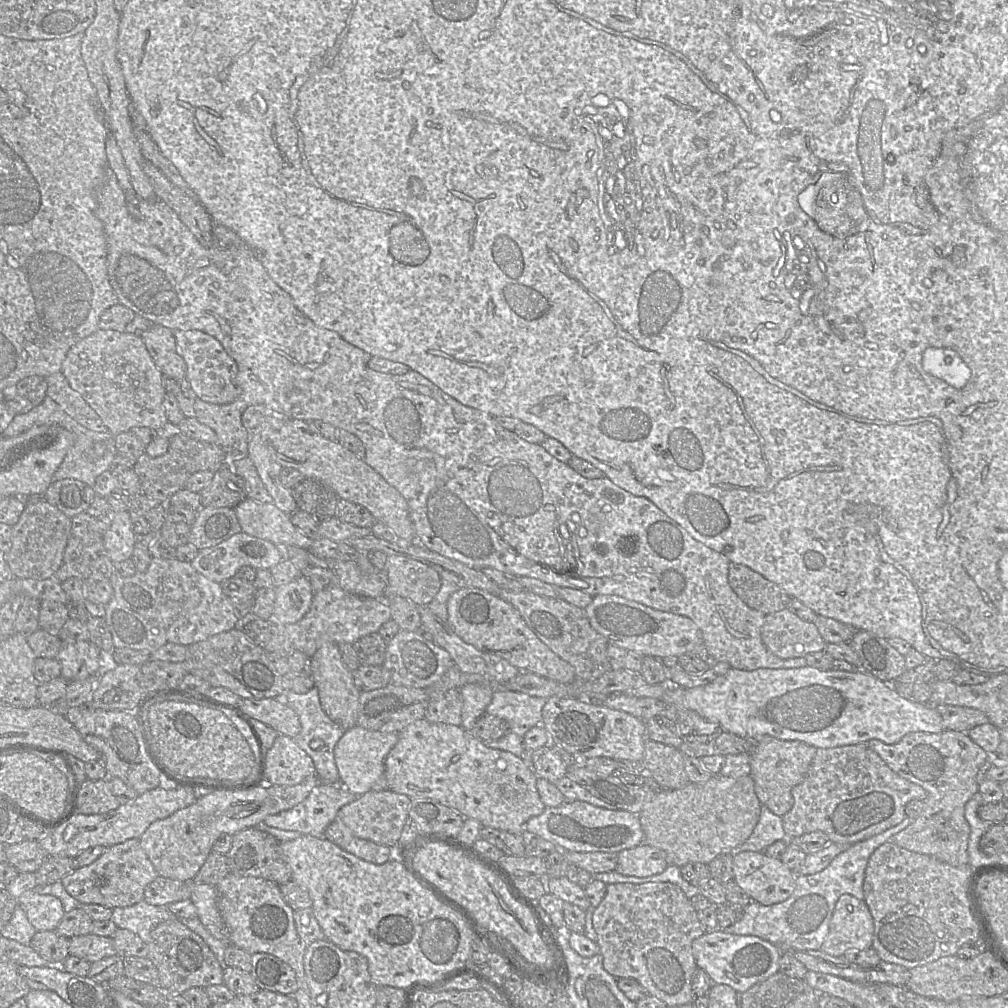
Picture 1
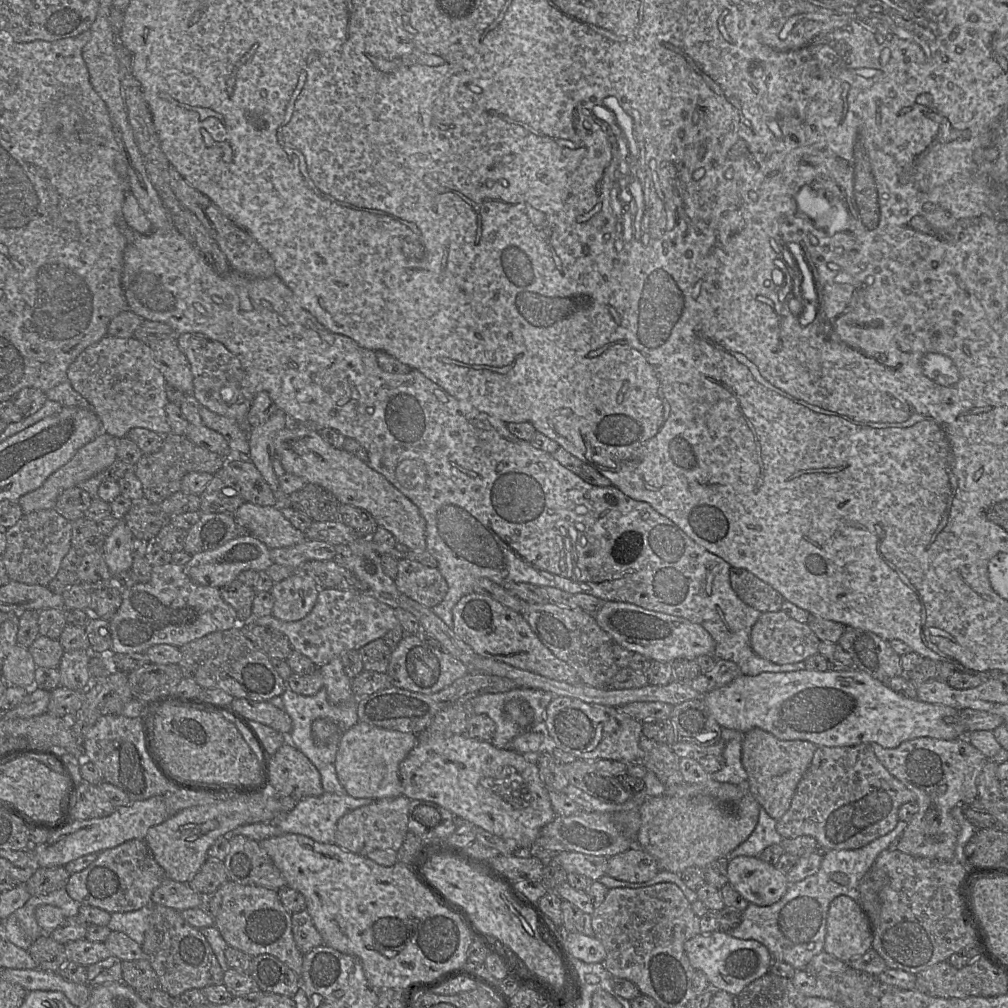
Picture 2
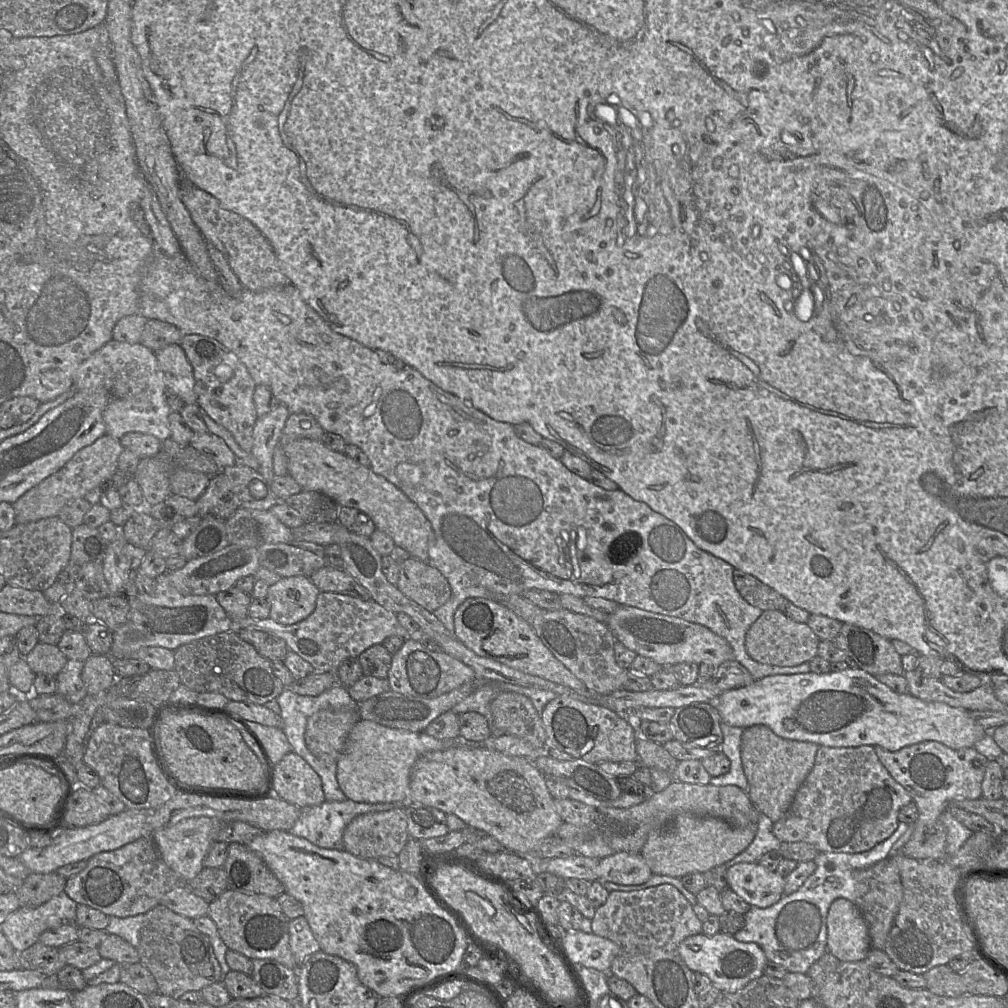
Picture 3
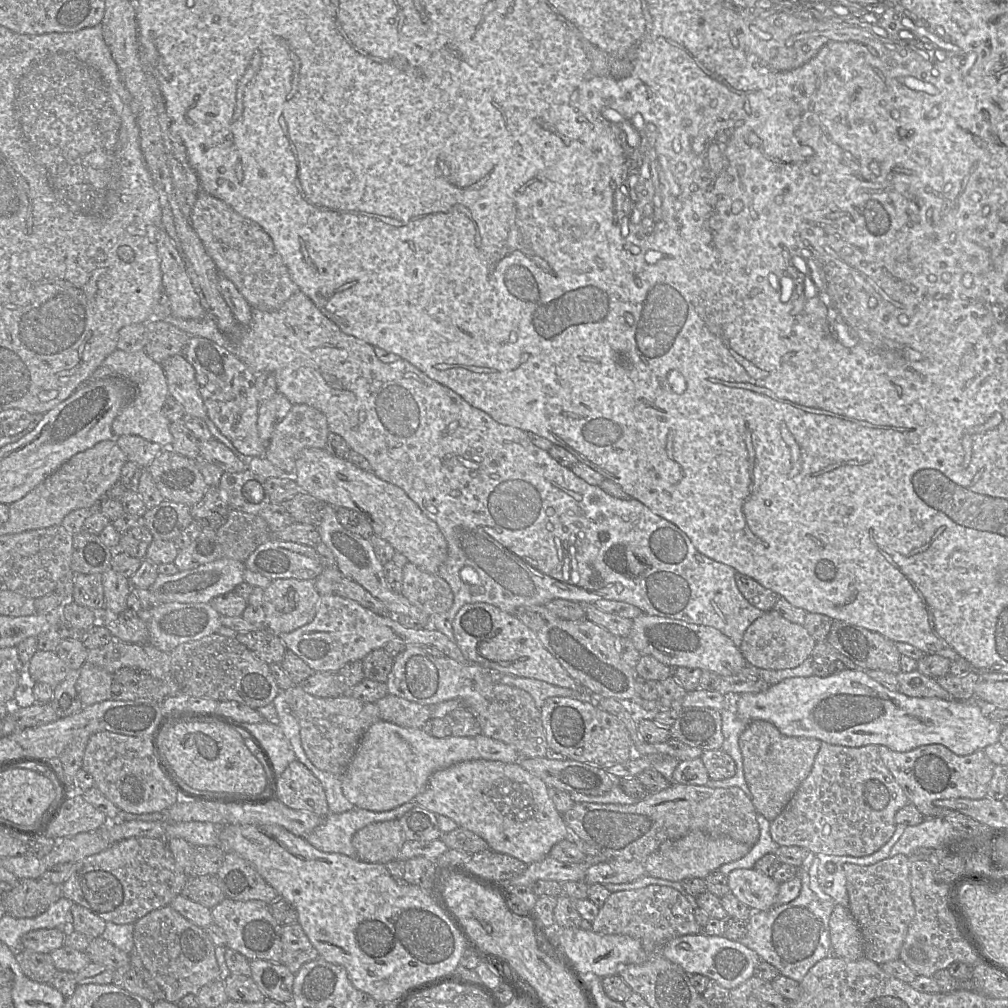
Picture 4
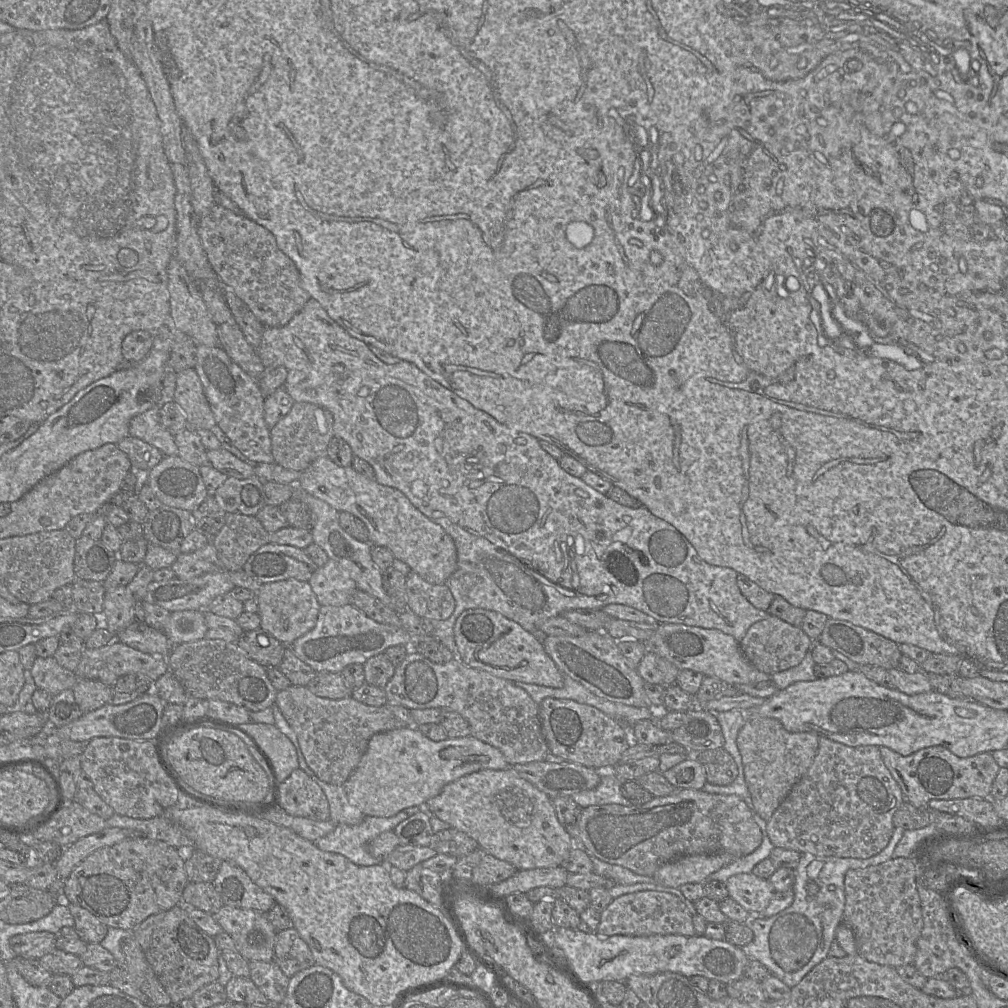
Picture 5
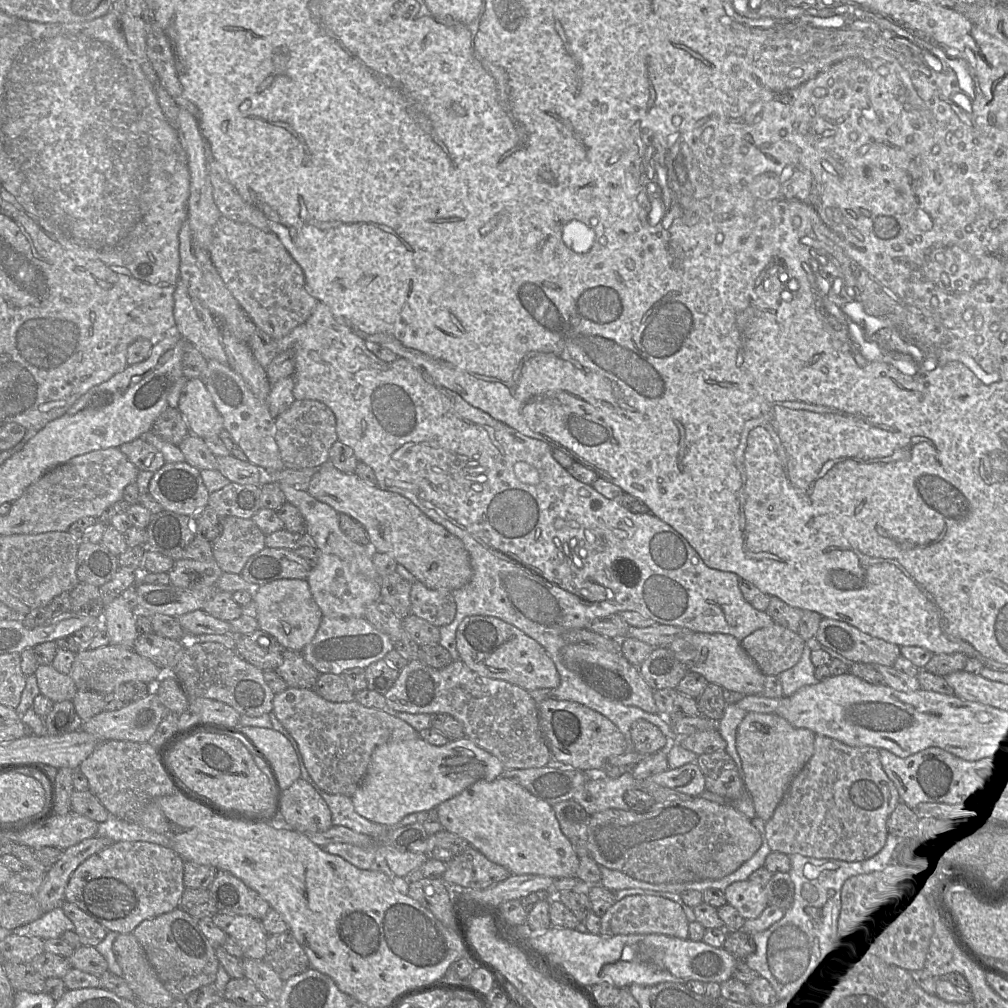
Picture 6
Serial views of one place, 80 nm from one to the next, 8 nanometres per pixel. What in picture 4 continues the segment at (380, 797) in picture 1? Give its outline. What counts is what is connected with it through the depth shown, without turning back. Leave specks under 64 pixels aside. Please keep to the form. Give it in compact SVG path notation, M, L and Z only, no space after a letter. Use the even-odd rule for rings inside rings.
M397 819L369 824L352 838L359 860L381 864L397 860L405 842L402 826Z

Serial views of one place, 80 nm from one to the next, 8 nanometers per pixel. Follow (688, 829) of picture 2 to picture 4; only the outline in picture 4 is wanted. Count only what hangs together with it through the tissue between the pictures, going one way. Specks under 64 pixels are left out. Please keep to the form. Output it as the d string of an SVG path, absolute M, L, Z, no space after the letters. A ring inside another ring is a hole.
M693 831L680 839L663 843L645 859L643 866L647 875L665 880L681 882L686 878L705 879L720 866L744 857L750 849L747 844L727 836L712 837L700 831Z

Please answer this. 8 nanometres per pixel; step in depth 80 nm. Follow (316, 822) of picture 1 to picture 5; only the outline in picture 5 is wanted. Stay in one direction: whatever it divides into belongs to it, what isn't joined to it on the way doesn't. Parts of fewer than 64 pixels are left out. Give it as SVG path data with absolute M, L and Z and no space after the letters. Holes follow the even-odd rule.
M411 806L391 817L366 816L356 825L337 824L328 835L318 839L315 845L322 851L341 854L358 866L373 866L382 862L368 852L368 843L415 813L426 811L425 806Z

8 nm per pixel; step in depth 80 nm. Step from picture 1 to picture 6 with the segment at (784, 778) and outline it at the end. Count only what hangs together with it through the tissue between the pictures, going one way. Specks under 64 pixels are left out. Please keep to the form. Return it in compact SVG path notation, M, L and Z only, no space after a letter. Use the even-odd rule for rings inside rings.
M748 712L737 729L736 749L745 774L745 785L754 803L756 815L764 822L774 814L793 778L814 754L816 734L806 728L796 728L776 713Z

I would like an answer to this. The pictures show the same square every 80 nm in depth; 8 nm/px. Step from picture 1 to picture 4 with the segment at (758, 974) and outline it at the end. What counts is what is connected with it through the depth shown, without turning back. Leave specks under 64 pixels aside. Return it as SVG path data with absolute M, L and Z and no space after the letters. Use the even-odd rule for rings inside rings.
M703 932L673 938L664 945L662 954L682 967L687 974L704 975L728 990L754 976L755 967L758 961L762 960L756 952L738 941L729 940L724 936L706 935Z

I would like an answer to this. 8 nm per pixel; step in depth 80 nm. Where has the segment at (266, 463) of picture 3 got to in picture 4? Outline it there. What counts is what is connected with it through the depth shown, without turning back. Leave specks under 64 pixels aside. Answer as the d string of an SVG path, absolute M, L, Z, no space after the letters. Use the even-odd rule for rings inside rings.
M279 392L260 404L257 427L263 442L268 444L276 425L286 417L292 405L288 398Z

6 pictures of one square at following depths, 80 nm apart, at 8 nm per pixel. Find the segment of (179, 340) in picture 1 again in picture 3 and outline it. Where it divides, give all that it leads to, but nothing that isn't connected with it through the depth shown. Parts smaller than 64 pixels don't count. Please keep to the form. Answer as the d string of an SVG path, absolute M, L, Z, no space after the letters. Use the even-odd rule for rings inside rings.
M184 335L180 346L193 368L198 406L226 428L243 450L250 453L258 415L253 400L256 384L247 367L220 342L207 336Z

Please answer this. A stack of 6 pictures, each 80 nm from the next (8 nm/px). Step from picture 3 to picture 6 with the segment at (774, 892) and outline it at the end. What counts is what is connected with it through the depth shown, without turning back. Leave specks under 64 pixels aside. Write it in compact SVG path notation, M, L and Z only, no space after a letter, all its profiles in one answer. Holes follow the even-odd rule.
M750 880L736 881L724 891L726 902L733 906L744 919L756 919L768 906L764 886Z

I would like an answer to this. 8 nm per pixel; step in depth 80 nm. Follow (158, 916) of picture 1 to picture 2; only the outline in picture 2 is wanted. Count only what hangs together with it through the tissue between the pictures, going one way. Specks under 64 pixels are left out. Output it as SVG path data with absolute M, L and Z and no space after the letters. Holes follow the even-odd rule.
M150 903L150 905L144 906L136 911L110 913L111 918L107 927L111 931L118 931L126 934L135 942L142 945L145 932L150 923L153 906L154 905Z

